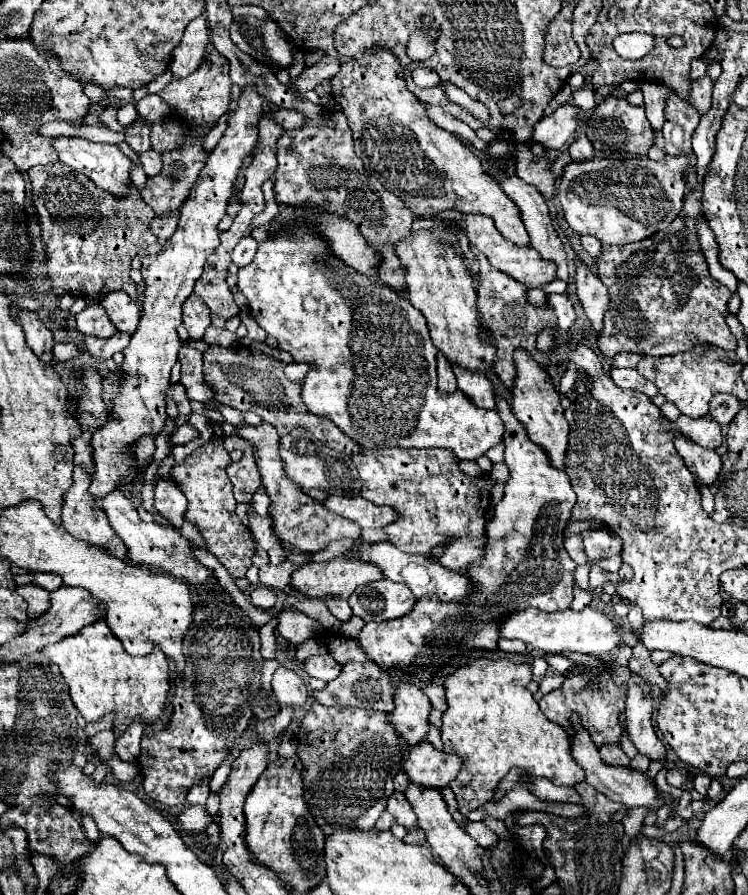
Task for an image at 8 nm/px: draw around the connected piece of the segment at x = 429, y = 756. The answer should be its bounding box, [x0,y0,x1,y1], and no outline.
[403,741,461,789]

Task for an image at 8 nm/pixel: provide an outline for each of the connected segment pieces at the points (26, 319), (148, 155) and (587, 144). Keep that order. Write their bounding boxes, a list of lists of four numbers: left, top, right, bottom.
[[19,311,57,365],[139,149,161,177],[569,137,595,159]]

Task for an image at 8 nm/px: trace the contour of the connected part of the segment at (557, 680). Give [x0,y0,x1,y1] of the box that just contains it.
[533,674,564,702]

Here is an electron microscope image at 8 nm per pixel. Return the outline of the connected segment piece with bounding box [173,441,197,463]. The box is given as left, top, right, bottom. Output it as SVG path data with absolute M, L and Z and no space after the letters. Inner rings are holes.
M191 441L191 443L185 443L185 445L175 445L173 447L173 457L175 457L175 463L181 463L193 449L197 449L197 443Z

